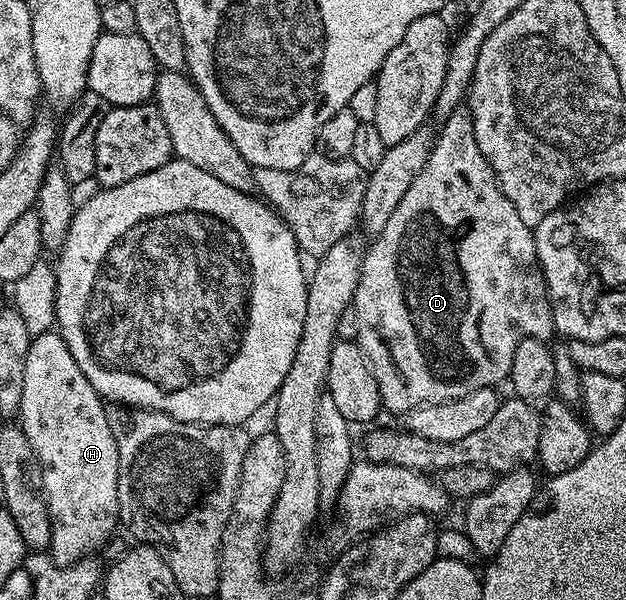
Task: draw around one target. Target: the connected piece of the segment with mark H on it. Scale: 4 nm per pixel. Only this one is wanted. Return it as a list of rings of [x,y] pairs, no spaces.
[[[52,329],[34,336],[29,345],[29,354],[25,356],[25,390],[21,392],[21,405],[17,416],[18,422],[23,428],[25,437],[29,437],[29,445],[33,445],[33,453],[37,453],[39,464],[43,470],[43,488],[45,489],[45,497],[47,498],[47,508],[49,509],[49,521],[51,522],[51,546],[49,554],[56,563],[66,565],[75,563],[79,559],[86,559],[94,556],[95,551],[99,551],[103,546],[110,544],[113,537],[115,527],[120,526],[119,522],[119,501],[117,499],[117,483],[119,481],[119,458],[117,457],[117,431],[107,420],[107,411],[104,400],[93,389],[93,385],[89,385],[89,381],[85,377],[85,373],[81,373],[81,365],[77,365],[77,361],[73,361],[73,353],[69,353],[69,345],[65,345],[65,341],[59,336],[58,330]]]

